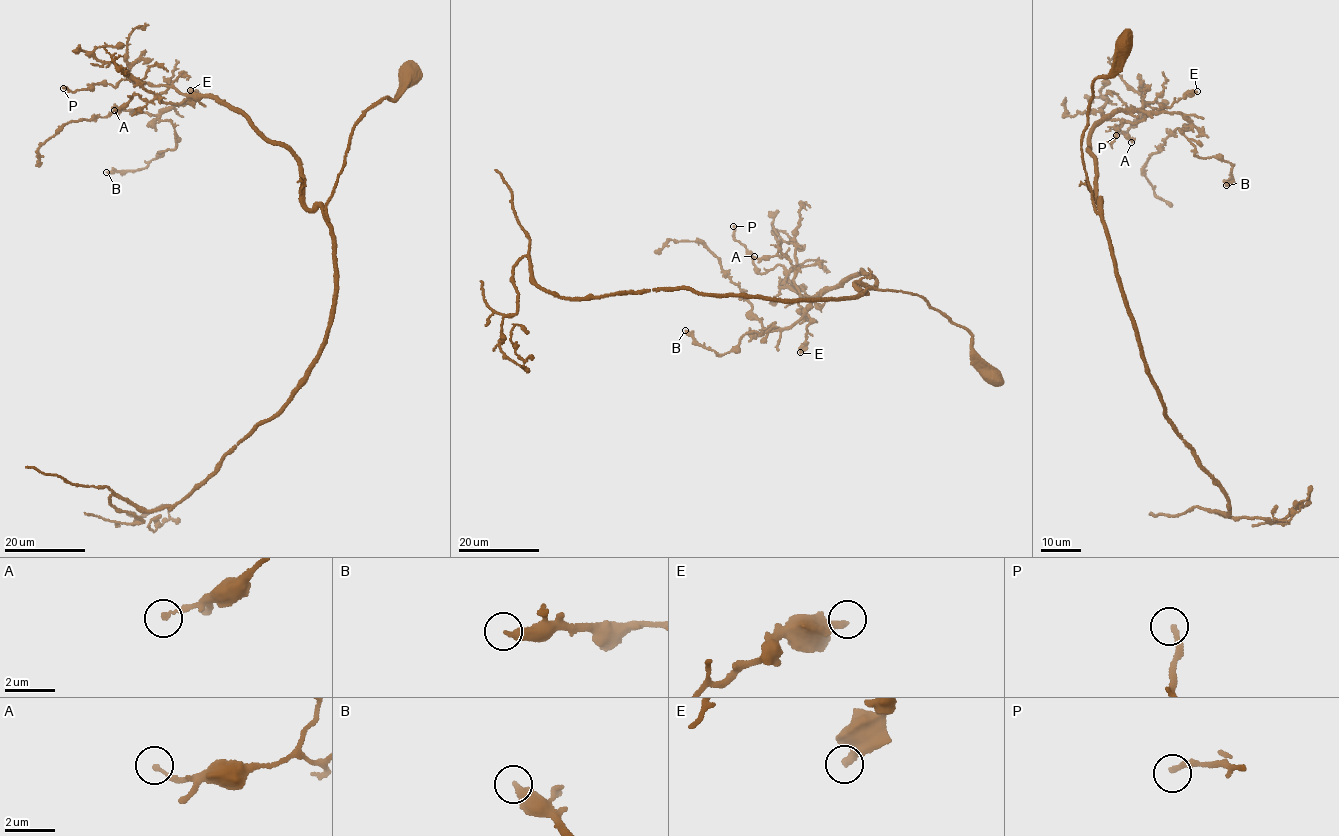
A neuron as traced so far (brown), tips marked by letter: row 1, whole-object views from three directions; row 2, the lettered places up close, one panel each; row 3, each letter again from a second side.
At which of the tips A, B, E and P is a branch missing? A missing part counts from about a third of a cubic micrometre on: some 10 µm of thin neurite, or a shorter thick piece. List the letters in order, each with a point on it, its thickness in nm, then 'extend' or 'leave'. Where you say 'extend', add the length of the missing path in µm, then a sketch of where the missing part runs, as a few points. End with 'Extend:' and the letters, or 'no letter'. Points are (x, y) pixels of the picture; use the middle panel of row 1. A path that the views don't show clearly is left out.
A: place (754, 256); calibre 180 nm; leave
B: place (685, 330); calibre 400 nm; leave
E: place (800, 352); calibre 320 nm; leave
P: place (733, 226); calibre 180 nm; extend; missing 3 µm
Extend: P

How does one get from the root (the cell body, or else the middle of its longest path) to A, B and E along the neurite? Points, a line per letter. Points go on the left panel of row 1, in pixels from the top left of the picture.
A: (409, 76), (354, 126), (328, 219), (305, 206), (299, 160), (214, 99), (178, 104), (138, 94), (114, 110)
B: (409, 76), (354, 126), (328, 219), (305, 206), (299, 160), (209, 97), (162, 112), (175, 148), (106, 172)
E: (409, 76), (354, 126), (328, 219), (305, 206), (299, 160), (214, 99), (189, 100), (197, 100), (190, 90)

